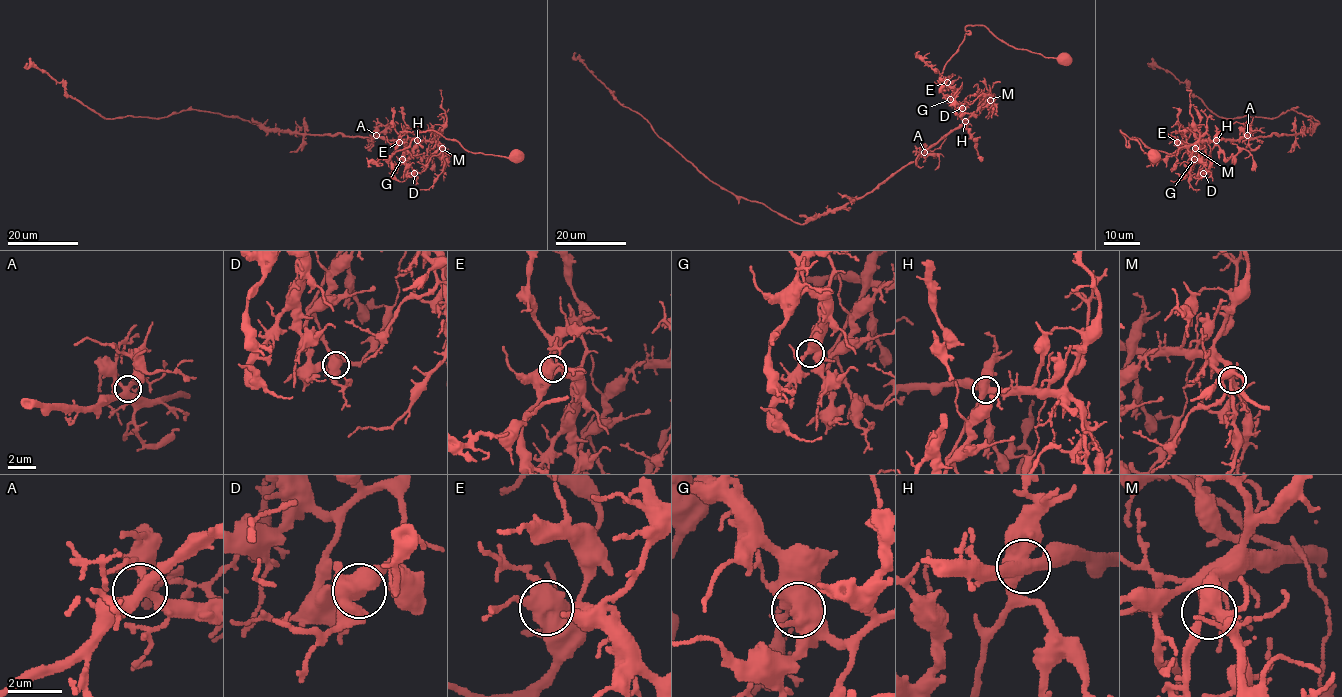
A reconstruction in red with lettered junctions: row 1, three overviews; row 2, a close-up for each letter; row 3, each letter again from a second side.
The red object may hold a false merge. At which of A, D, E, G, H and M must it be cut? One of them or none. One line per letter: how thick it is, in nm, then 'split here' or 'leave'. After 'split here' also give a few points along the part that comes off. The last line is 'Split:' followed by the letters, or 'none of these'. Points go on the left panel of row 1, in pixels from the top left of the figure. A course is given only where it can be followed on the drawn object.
A: 380 nm | leave
D: 550 nm | leave
E: 500 nm | leave
G: 550 nm | leave
H: 550 nm | split here | (417, 140), (268, 131), (237, 117), (187, 110), (161, 118), (106, 119), (26, 63)
M: 380 nm | leave
Split: H

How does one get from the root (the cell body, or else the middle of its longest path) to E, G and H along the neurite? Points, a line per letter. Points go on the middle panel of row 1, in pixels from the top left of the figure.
E: (1065, 58), (1016, 49), (983, 25), (967, 25), (965, 30), (969, 32), (941, 76), (947, 82)
G: (1065, 58), (1016, 49), (983, 25), (967, 25), (965, 30), (969, 32), (941, 76), (952, 90), (950, 99)
H: (1065, 58), (1016, 49), (983, 25), (967, 25), (969, 32), (941, 76), (952, 90), (954, 112), (965, 121)

